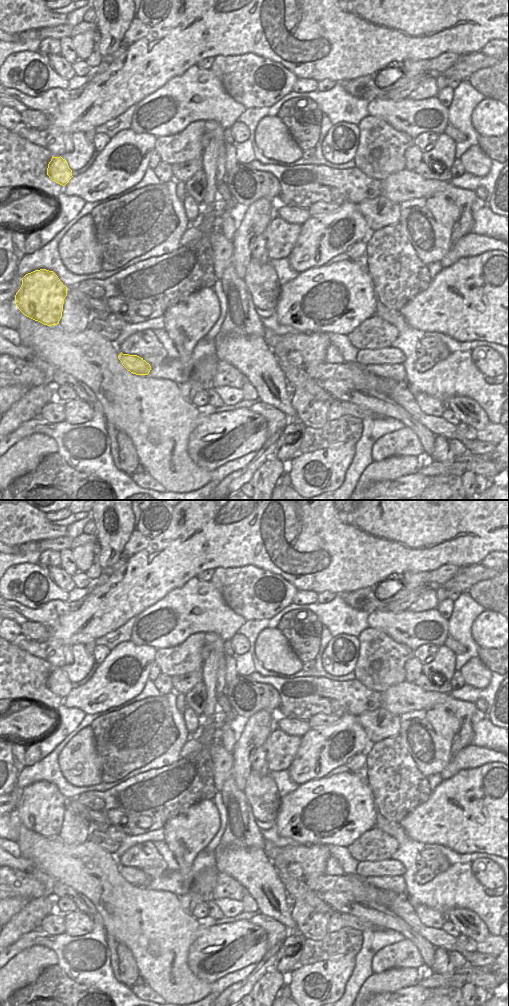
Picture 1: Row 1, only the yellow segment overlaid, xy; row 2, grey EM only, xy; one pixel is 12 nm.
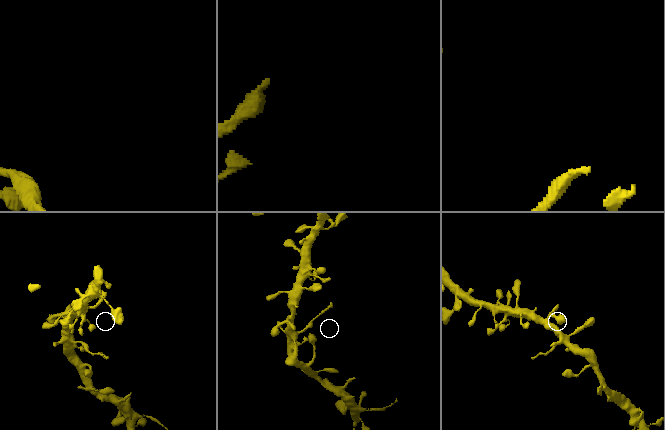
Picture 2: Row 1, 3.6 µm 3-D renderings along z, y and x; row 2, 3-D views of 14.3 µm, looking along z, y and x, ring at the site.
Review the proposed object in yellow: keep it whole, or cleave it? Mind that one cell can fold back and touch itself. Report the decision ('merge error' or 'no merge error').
merge error

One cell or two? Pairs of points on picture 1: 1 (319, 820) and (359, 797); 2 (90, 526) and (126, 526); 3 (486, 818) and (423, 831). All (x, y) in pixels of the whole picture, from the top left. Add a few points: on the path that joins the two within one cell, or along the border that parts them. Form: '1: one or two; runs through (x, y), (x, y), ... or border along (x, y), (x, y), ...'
1: one; runs through (329, 811), (337, 811), (349, 801)
2: two; border along (91, 518), (95, 524), (96, 533)
3: one; runs through (470, 820), (439, 821)

